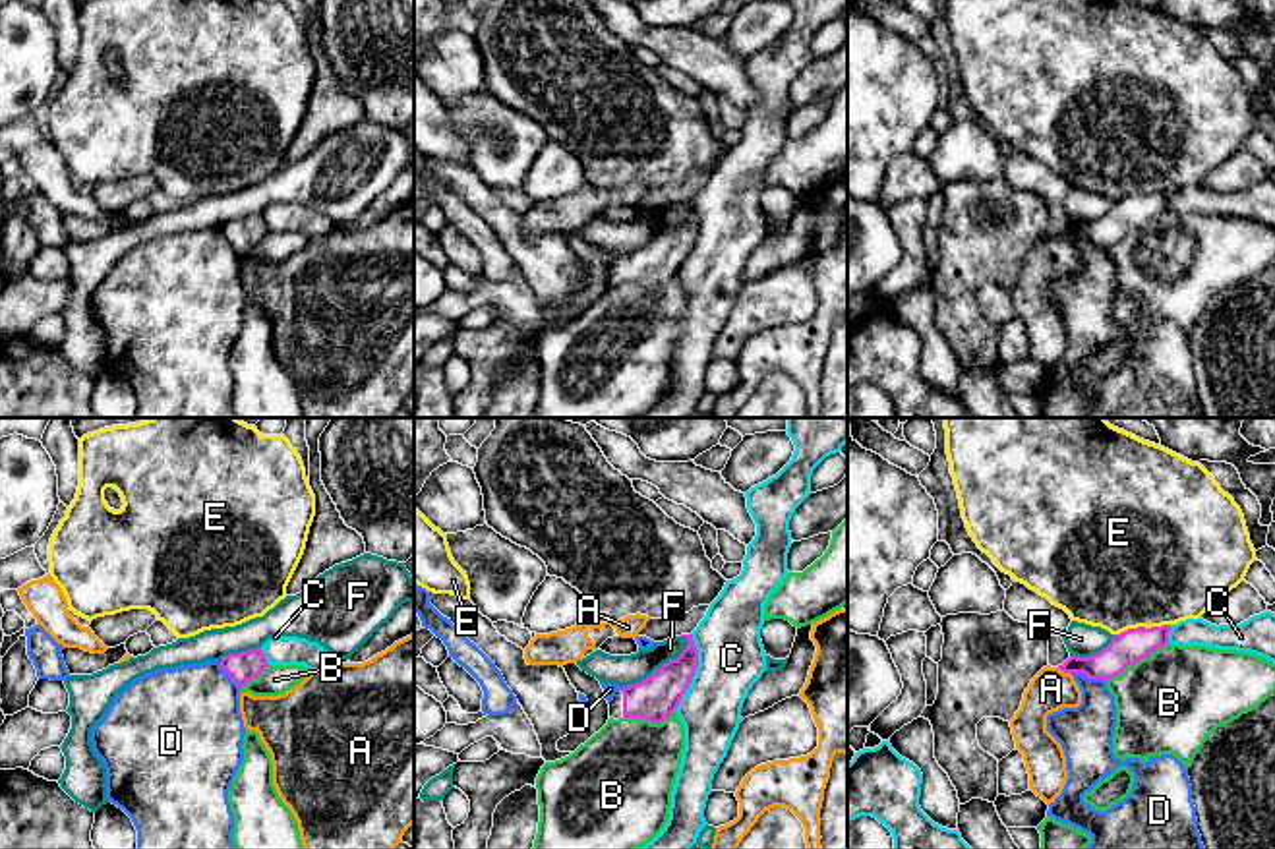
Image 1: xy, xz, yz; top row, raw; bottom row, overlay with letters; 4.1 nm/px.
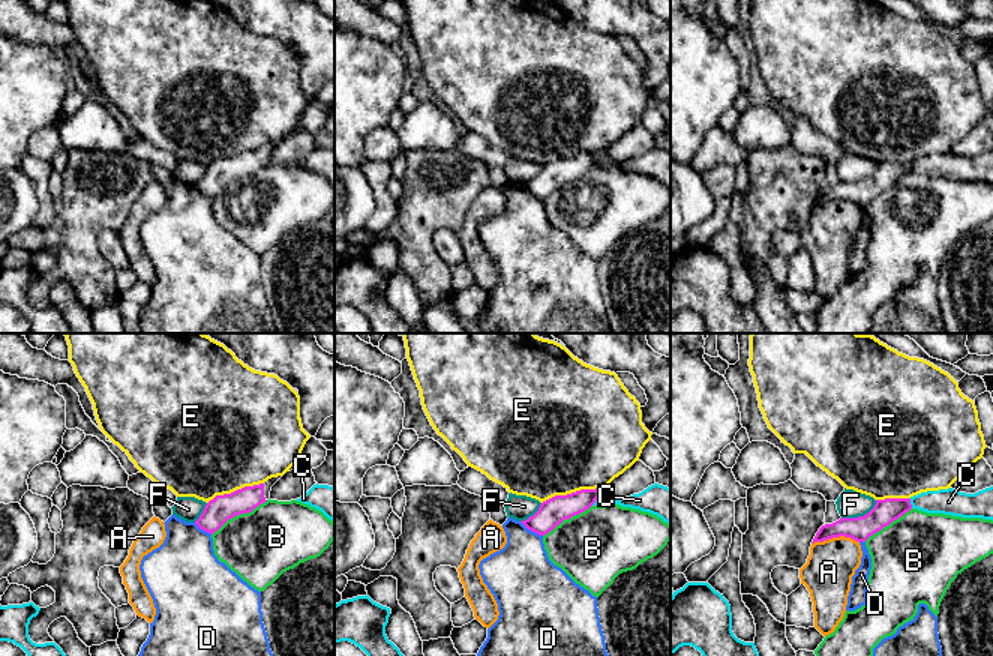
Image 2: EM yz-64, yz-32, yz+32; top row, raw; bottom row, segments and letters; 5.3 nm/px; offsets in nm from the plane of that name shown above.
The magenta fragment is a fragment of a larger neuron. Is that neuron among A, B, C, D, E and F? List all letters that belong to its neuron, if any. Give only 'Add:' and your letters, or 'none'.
Add: none

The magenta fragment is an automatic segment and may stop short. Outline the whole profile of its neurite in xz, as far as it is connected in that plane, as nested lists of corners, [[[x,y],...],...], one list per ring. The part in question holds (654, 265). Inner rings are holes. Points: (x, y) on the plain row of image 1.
[[[693,201],[681,203],[689,209],[681,222],[664,230],[644,248],[615,259],[609,269],[609,284],[644,284],[650,290],[662,290],[677,277],[698,234]]]

